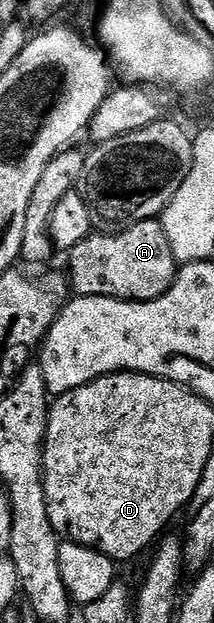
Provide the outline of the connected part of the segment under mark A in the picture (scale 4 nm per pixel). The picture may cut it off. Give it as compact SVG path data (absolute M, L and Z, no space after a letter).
M149 220L146 222L133 222L131 226L121 229L119 232L108 232L112 234L99 234L93 232L88 235L86 240L82 240L82 244L78 244L67 255L68 270L70 275L70 286L73 291L81 298L121 298L124 302L152 302L156 298L160 298L168 291L173 284L176 283L178 273L178 263L174 252L170 248L170 240L166 240L166 232L164 231L164 223L160 220Z

